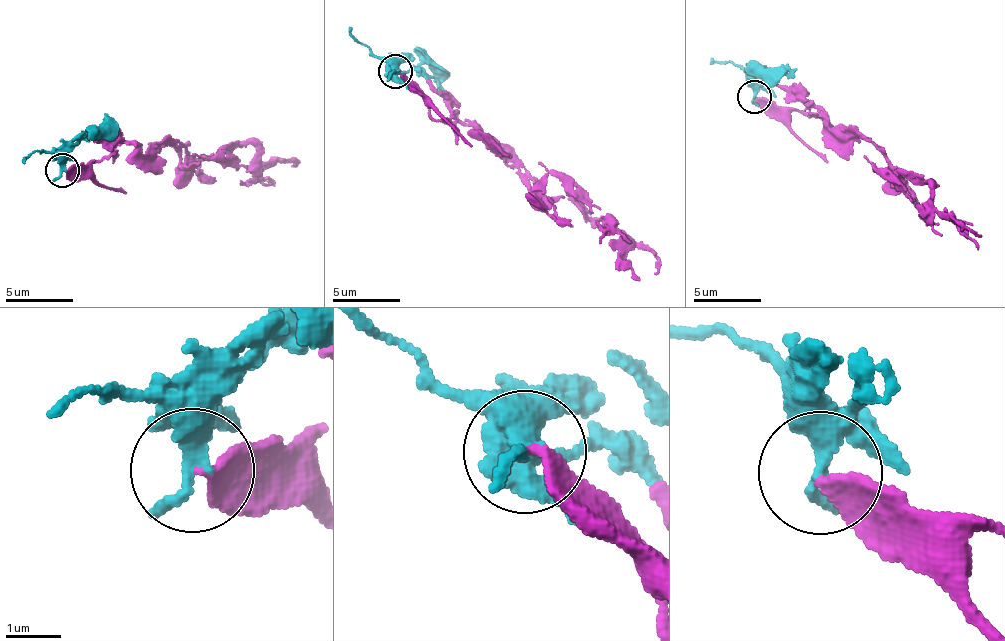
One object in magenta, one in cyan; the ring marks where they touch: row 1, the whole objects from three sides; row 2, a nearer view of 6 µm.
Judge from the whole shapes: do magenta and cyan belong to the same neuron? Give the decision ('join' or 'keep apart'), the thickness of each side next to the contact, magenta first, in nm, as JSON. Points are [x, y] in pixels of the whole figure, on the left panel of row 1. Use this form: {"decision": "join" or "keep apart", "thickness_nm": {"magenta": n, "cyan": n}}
{"decision": "join", "thickness_nm": {"magenta": 280, "cyan": 280}}

